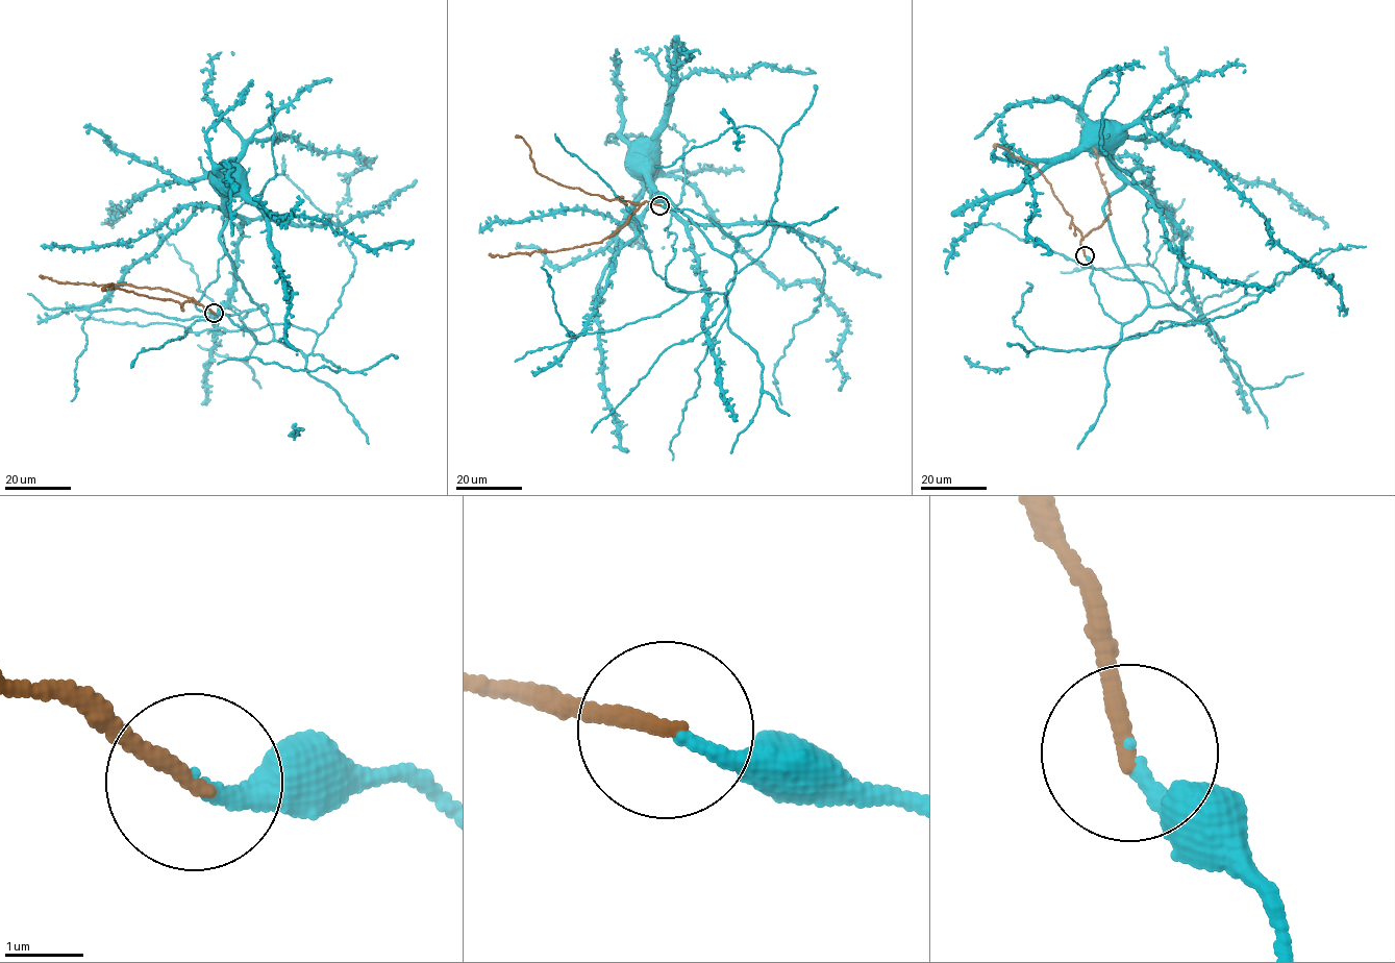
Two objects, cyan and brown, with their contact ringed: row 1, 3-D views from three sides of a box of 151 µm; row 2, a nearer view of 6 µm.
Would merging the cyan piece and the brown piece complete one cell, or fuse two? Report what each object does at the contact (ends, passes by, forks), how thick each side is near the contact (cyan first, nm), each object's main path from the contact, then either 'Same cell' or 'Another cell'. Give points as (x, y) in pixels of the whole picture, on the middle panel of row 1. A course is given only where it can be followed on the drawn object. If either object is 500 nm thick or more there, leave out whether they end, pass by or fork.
At the ring cyan ends. At the ring brown ends. Thickness 150 nm (cyan) against 240 nm. Course of cyan: (659, 205), (710, 219), (737, 250), (717, 251), (668, 196), (653, 197), (655, 145). Course of brown: (659, 205), (644, 202), (623, 226), (599, 242), (504, 256), (489, 254). Same cell

